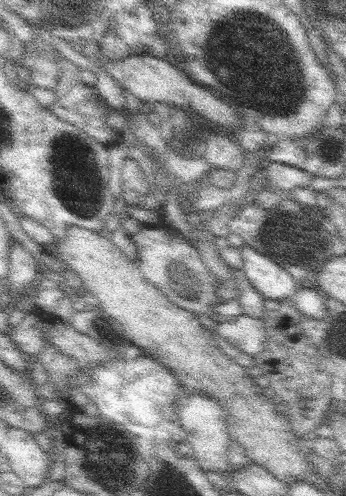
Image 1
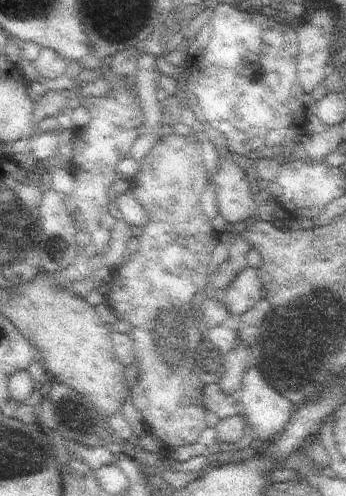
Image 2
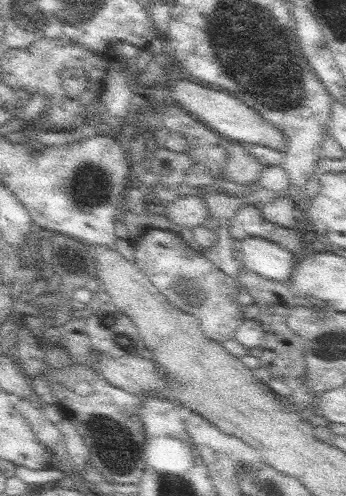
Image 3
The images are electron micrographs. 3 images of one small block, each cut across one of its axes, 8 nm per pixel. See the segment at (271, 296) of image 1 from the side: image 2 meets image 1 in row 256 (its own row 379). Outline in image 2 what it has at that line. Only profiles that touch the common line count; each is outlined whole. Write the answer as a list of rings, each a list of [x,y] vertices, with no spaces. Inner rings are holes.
[[[253,366],[243,376],[241,388],[237,392],[237,400],[243,404],[243,416],[249,420],[249,426],[257,434],[257,440],[265,444],[269,444],[271,440],[275,440],[277,434],[283,432],[283,428],[289,424],[295,412],[295,406],[291,404],[291,400],[287,400],[287,396],[283,396],[279,390],[275,390],[273,384],[269,384],[261,368],[253,368]]]

